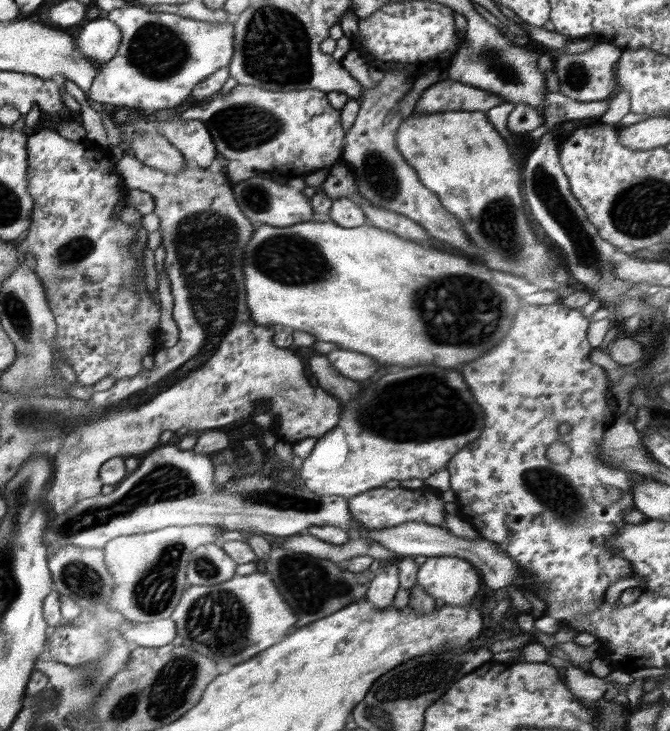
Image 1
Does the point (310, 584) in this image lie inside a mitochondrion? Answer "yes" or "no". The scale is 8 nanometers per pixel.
yes

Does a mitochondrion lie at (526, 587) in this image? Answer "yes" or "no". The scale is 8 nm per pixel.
no

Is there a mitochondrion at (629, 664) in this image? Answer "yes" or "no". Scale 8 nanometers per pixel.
no

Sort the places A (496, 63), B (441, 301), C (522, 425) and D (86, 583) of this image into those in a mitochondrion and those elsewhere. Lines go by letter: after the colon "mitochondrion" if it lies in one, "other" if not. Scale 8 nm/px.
A: mitochondrion
B: mitochondrion
C: other
D: mitochondrion

